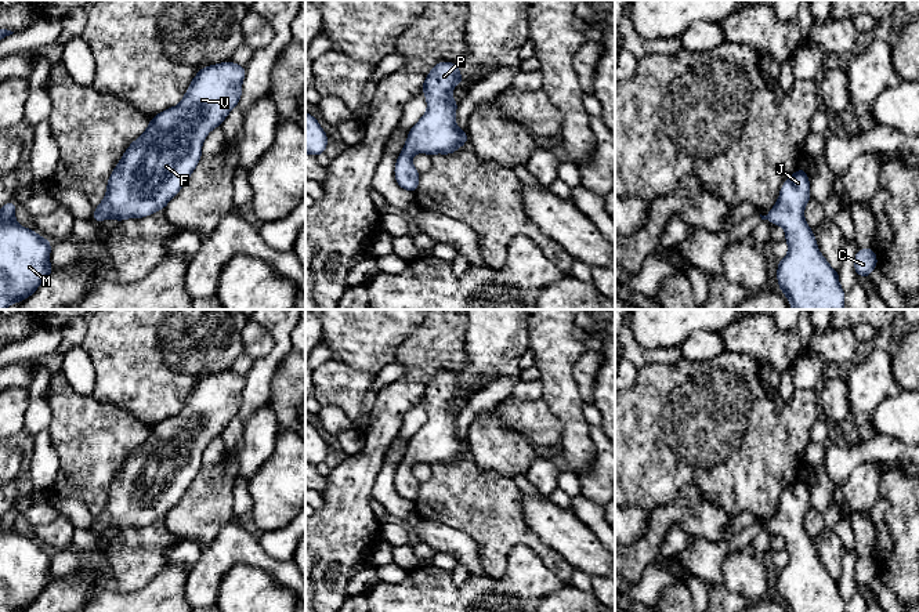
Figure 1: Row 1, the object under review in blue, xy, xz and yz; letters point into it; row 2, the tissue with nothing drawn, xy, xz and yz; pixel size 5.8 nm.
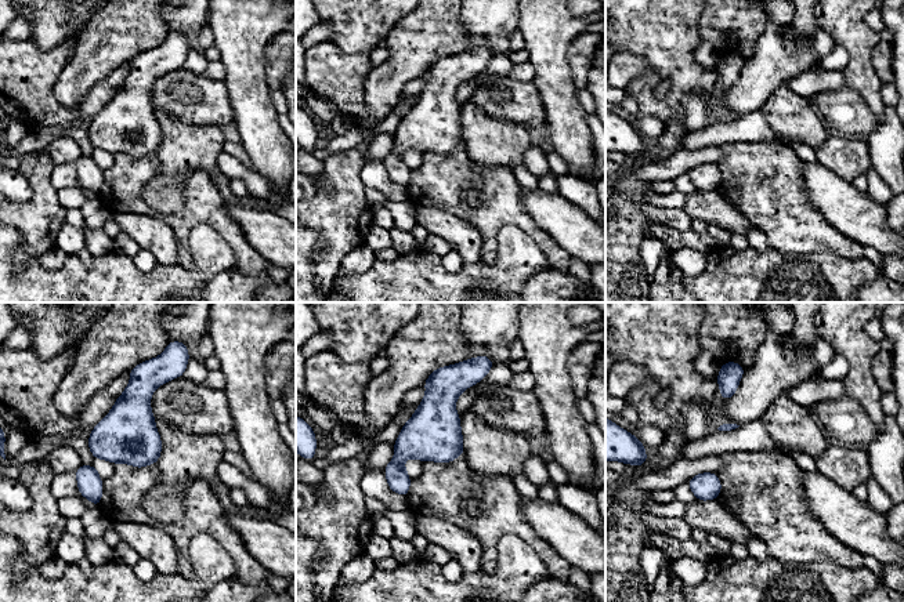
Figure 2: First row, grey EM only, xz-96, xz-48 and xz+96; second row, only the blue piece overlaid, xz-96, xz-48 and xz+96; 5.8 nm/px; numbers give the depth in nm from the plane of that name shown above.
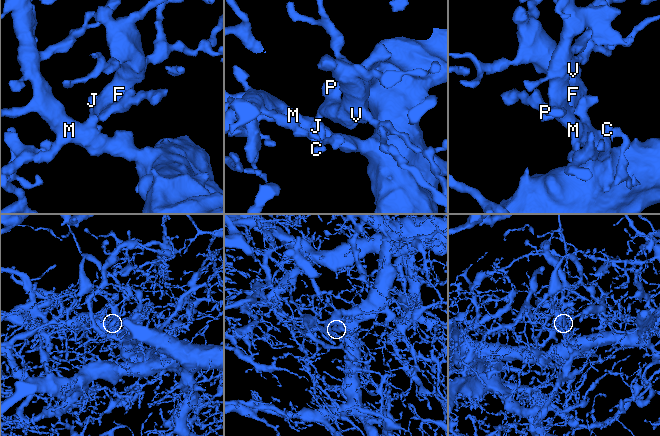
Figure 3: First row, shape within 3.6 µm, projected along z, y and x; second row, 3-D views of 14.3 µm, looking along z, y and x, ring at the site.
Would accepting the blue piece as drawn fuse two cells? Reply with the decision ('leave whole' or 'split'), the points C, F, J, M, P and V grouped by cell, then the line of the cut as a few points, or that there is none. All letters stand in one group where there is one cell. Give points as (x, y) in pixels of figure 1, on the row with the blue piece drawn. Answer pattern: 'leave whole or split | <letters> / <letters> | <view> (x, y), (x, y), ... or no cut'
leave whole | C F J M P V | no cut

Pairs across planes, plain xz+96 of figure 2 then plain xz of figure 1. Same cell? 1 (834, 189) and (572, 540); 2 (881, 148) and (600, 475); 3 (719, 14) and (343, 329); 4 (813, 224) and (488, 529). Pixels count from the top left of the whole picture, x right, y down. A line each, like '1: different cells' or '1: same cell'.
1: same cell
2: same cell
3: different cells
4: same cell

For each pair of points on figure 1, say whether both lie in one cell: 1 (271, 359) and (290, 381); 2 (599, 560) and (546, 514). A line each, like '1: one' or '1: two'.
1: two
2: one

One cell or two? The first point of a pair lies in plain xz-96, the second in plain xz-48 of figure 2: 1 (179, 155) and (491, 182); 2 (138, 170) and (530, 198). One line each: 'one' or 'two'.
1: two
2: two

